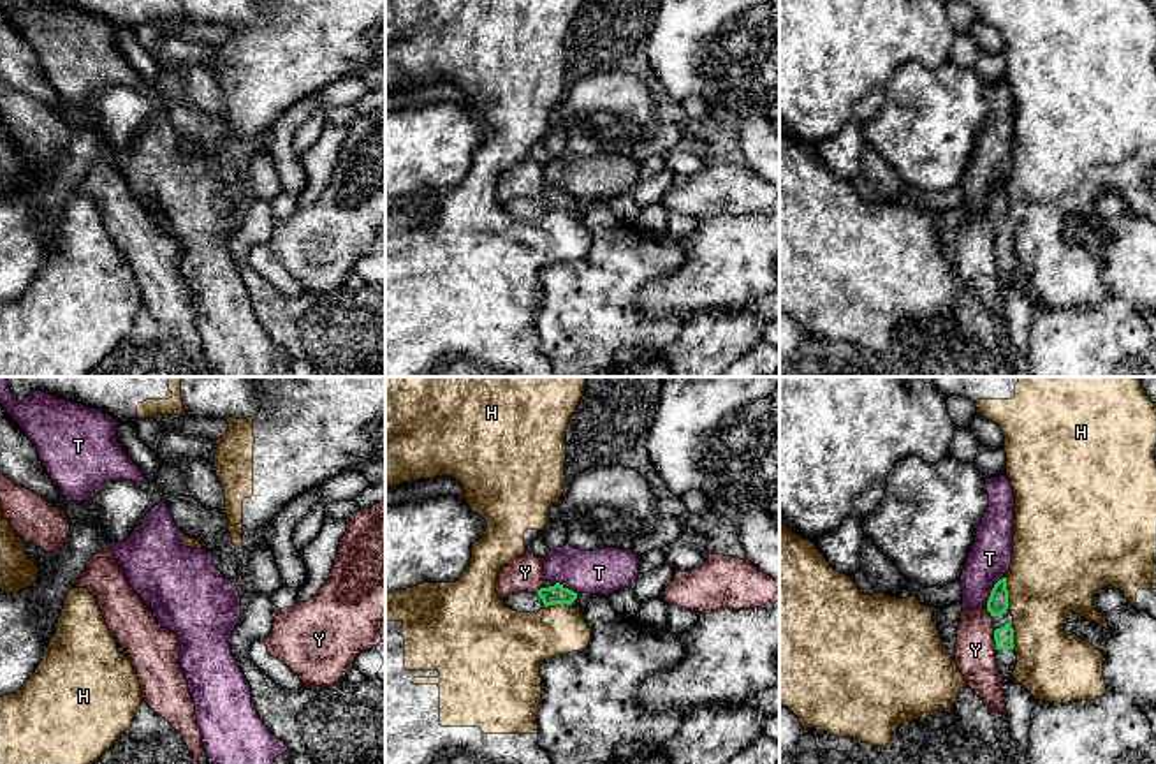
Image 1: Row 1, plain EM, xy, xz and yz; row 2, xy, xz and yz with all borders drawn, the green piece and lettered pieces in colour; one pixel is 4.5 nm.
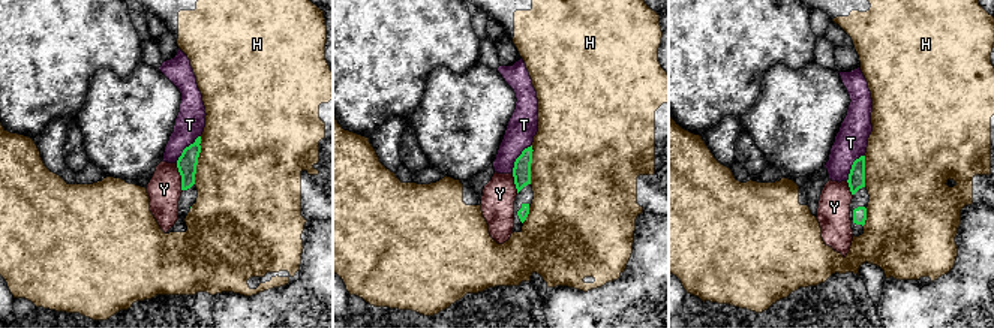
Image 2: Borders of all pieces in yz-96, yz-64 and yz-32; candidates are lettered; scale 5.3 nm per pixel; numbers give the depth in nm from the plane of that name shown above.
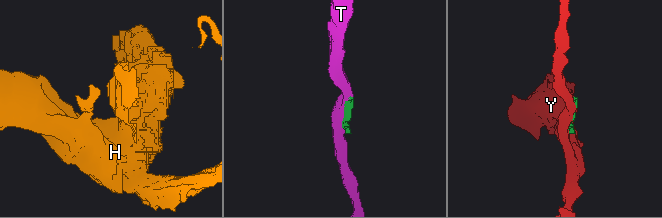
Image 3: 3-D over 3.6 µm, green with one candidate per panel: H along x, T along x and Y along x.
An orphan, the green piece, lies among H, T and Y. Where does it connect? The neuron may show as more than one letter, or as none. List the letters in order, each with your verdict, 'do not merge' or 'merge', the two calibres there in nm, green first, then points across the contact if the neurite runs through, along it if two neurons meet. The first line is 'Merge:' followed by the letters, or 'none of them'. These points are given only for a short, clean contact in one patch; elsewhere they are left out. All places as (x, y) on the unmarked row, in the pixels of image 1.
Merge: none of them
H: do not merge | 100/400 nm
T: do not merge | 100/200 nm
Y: do not merge | 90/190 nm

